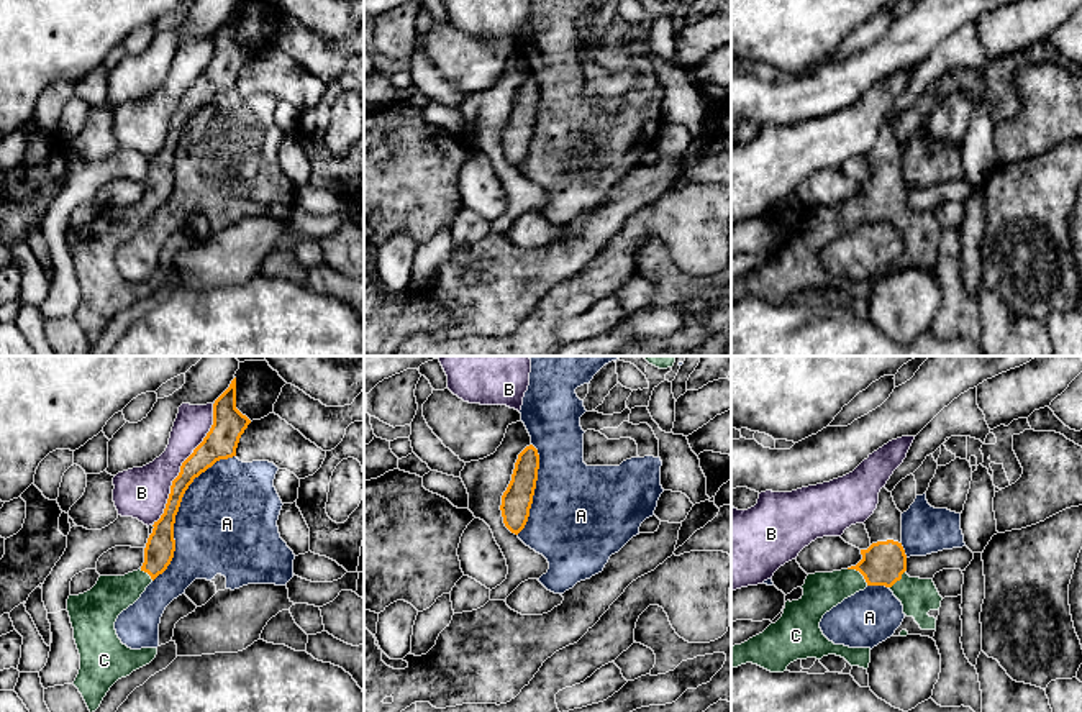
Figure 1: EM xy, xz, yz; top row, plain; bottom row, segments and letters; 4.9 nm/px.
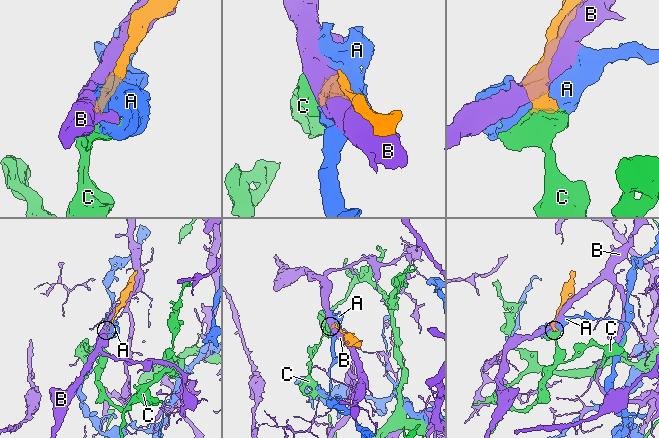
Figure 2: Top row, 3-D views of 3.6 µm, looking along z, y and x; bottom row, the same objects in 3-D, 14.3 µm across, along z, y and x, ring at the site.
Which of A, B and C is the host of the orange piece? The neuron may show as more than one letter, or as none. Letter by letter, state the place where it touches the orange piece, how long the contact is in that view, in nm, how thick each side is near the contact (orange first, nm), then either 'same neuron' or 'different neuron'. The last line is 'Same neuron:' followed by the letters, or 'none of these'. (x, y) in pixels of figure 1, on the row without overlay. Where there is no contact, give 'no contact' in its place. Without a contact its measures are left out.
A: contact xy (177, 143); length 750 nm; calibres 140 and 500 nm; different neuron
B: contact xy (182, 97); length 650 nm; calibres 160 and 260 nm; different neuron
C: contact yz (859, 204); length 130 nm; calibres 220 and 190 nm; same neuron
Same neuron: C

